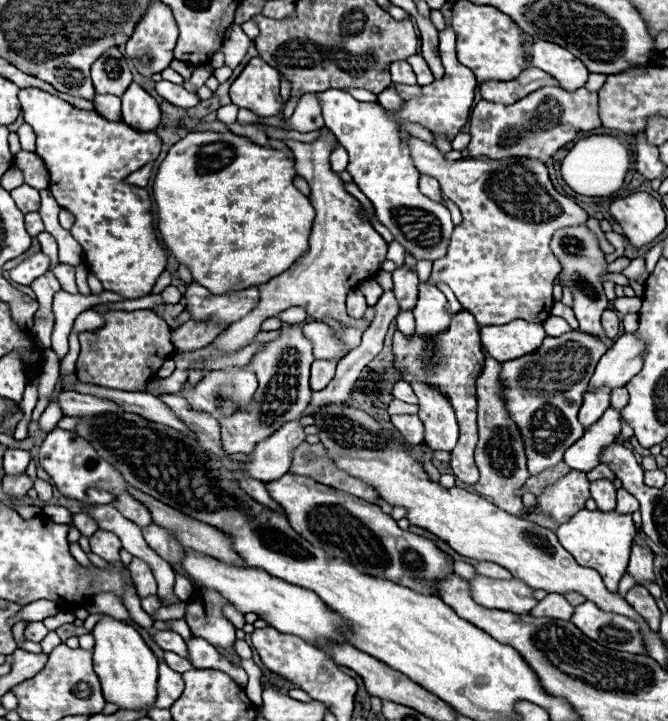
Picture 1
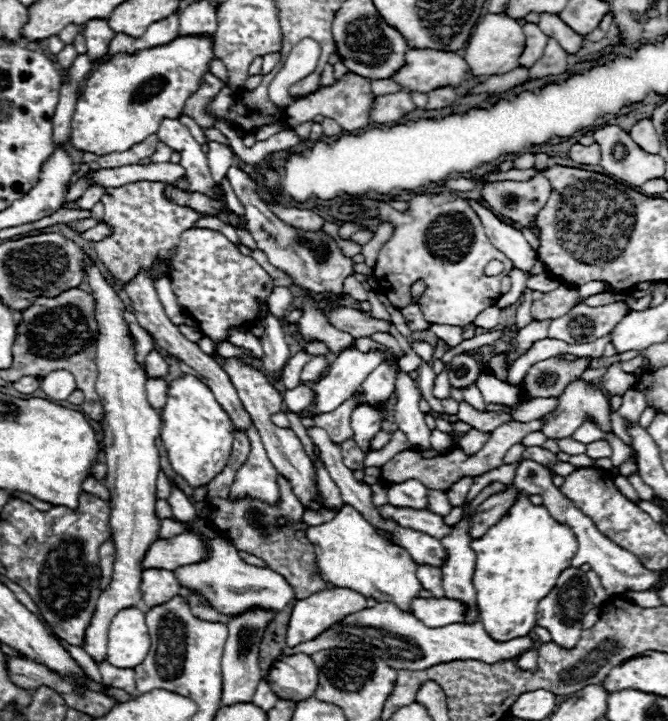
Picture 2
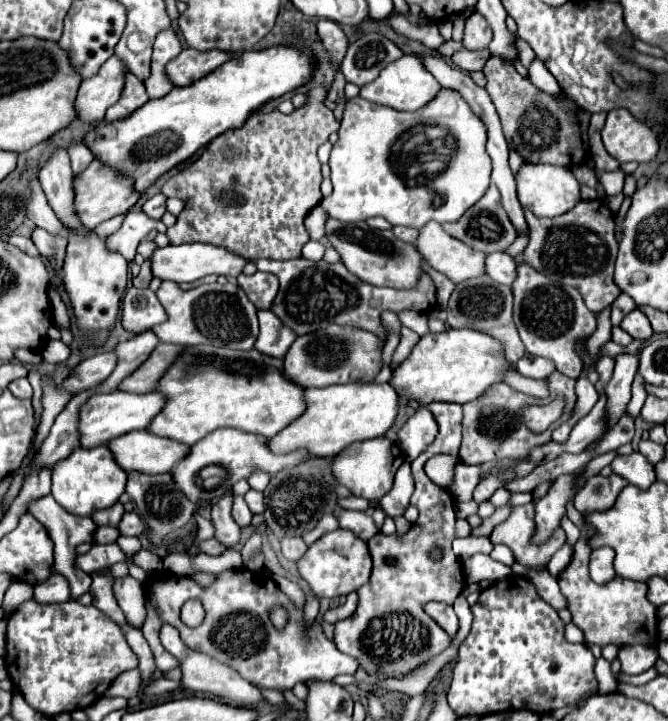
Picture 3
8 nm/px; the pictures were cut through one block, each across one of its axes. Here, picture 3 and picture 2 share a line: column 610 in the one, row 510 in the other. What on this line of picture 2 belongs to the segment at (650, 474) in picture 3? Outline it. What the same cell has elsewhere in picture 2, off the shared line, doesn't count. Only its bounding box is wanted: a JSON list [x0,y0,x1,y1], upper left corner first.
[442,504,476,622]

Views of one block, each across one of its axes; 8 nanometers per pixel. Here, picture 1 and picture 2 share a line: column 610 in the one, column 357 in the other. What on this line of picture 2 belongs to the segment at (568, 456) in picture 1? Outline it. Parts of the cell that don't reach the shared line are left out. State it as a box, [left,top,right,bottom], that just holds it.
[352,404,386,454]

